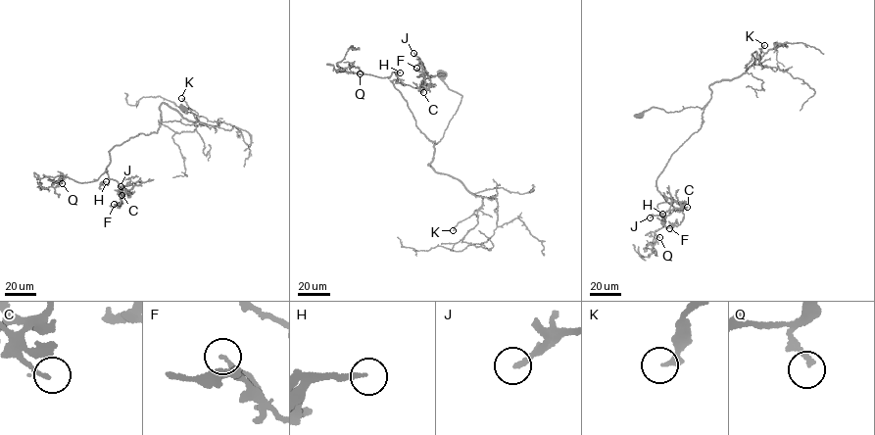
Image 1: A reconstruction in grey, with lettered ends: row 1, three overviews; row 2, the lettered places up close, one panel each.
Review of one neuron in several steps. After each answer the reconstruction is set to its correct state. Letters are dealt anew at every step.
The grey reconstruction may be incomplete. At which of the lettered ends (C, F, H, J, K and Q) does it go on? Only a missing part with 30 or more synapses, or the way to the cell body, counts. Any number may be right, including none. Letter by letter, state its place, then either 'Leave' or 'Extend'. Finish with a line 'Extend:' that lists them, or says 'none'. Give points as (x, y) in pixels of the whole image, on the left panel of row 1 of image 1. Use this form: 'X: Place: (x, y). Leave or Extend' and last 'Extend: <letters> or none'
C: Place: (121, 195). Leave
F: Place: (114, 204). Leave
H: Place: (106, 181). Extend
J: Place: (121, 186). Extend
K: Place: (181, 98). Leave
Q: Place: (62, 183). Extend
Extend: H, J, Q

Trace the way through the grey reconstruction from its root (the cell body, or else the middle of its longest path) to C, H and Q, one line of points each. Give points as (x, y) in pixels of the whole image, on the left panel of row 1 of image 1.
C: (184, 108), (192, 113), (193, 124), (162, 120), (157, 132), (140, 133), (110, 151), (106, 170), (121, 195)
H: (184, 108), (193, 124), (162, 120), (157, 132), (114, 147), (106, 181)
Q: (184, 108), (193, 124), (161, 120), (157, 132), (114, 147), (97, 179), (66, 177), (62, 183)

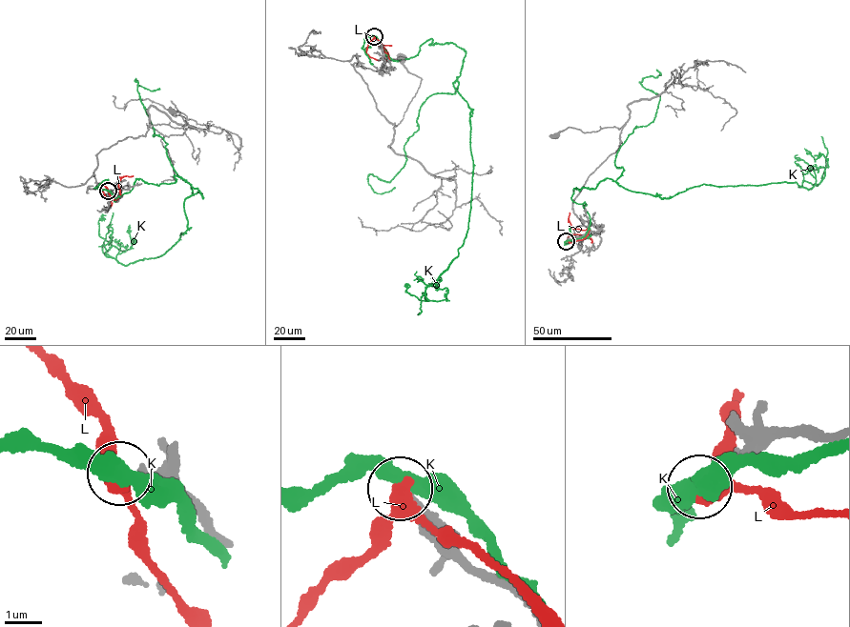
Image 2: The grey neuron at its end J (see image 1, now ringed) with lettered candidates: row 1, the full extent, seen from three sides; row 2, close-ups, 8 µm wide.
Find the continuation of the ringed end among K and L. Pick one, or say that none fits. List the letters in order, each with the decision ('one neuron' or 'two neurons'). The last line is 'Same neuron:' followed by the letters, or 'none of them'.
K: two neurons
L: two neurons
Same neuron: none of them

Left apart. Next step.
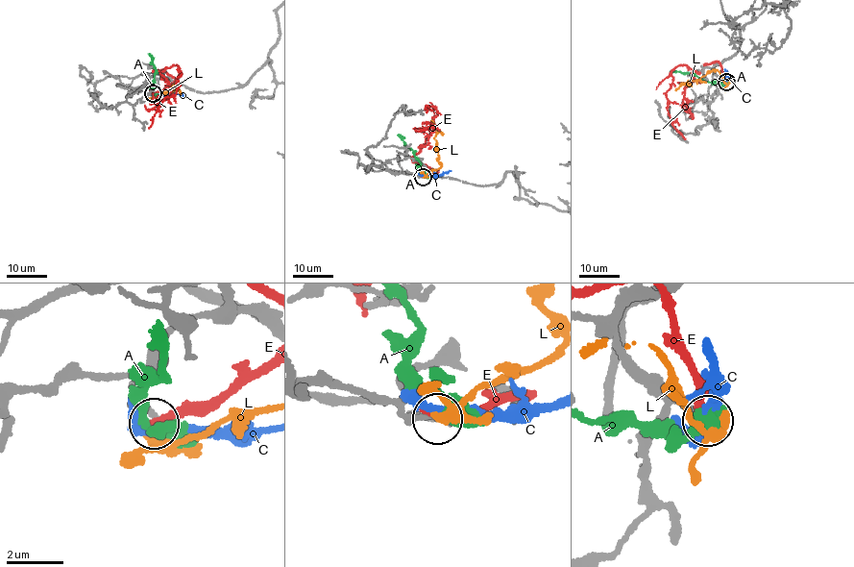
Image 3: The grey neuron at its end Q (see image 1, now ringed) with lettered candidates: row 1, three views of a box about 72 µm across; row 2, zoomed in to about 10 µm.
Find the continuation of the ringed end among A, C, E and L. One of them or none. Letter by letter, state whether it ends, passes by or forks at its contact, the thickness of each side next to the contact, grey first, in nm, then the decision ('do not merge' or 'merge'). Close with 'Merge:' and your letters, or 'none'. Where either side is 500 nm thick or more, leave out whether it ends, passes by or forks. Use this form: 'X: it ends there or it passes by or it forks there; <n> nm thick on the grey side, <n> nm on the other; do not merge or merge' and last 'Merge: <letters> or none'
A: it passes by; 190 nm thick on the grey side, 400 nm on the other; do not merge
C: it forks there; 180 nm thick on the grey side, 190 nm on the other; do not merge
E: it ends there; 200 nm thick on the grey side, 320 nm on the other; do not merge
L: it forks there; 190 nm thick on the grey side, 240 nm on the other; merge
Merge: L

